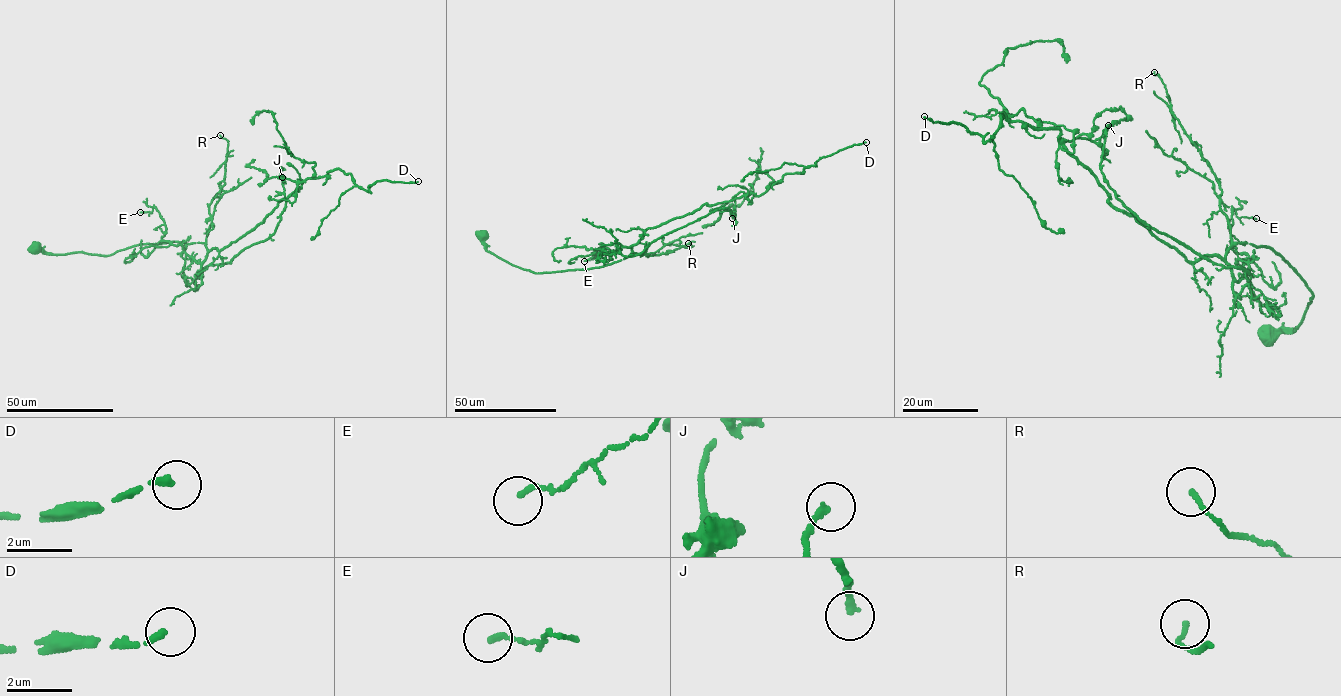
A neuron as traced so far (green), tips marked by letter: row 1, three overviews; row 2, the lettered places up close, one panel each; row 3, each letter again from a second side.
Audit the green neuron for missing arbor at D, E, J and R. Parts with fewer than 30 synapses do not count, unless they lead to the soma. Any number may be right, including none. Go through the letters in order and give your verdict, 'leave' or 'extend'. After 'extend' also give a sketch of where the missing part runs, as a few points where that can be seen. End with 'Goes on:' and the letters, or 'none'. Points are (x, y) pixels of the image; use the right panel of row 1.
D: extend
E: leave
J: leave
R: leave
Goes on: D

